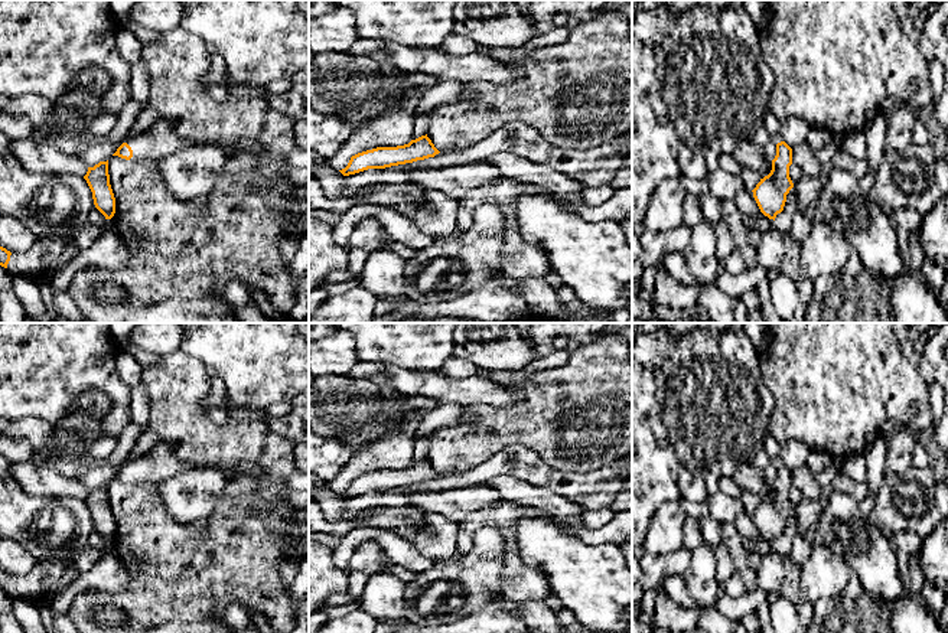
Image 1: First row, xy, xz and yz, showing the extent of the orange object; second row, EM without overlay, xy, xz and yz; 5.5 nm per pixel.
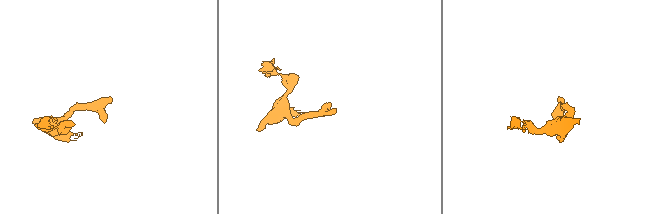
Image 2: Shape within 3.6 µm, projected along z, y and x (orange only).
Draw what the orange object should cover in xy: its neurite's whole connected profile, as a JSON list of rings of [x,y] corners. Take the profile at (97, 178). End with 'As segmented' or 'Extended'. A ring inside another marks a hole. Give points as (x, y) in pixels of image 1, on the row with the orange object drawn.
[[[108,160],[100,161],[94,167],[88,167],[84,179],[92,192],[95,208],[105,219],[111,219],[115,213],[115,198],[110,185]]]. As segmented

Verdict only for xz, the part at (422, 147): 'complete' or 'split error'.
complete

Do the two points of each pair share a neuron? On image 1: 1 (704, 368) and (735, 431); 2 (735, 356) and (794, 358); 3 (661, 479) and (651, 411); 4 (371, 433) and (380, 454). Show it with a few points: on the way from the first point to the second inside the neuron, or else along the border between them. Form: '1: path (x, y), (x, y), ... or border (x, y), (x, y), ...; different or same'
1: path (709, 384), (719, 415); same
2: border (758, 353), (762, 382), (765, 385); different
3: path (651, 462), (651, 428); same
4: border (403, 423), (400, 428), (362, 450); different

